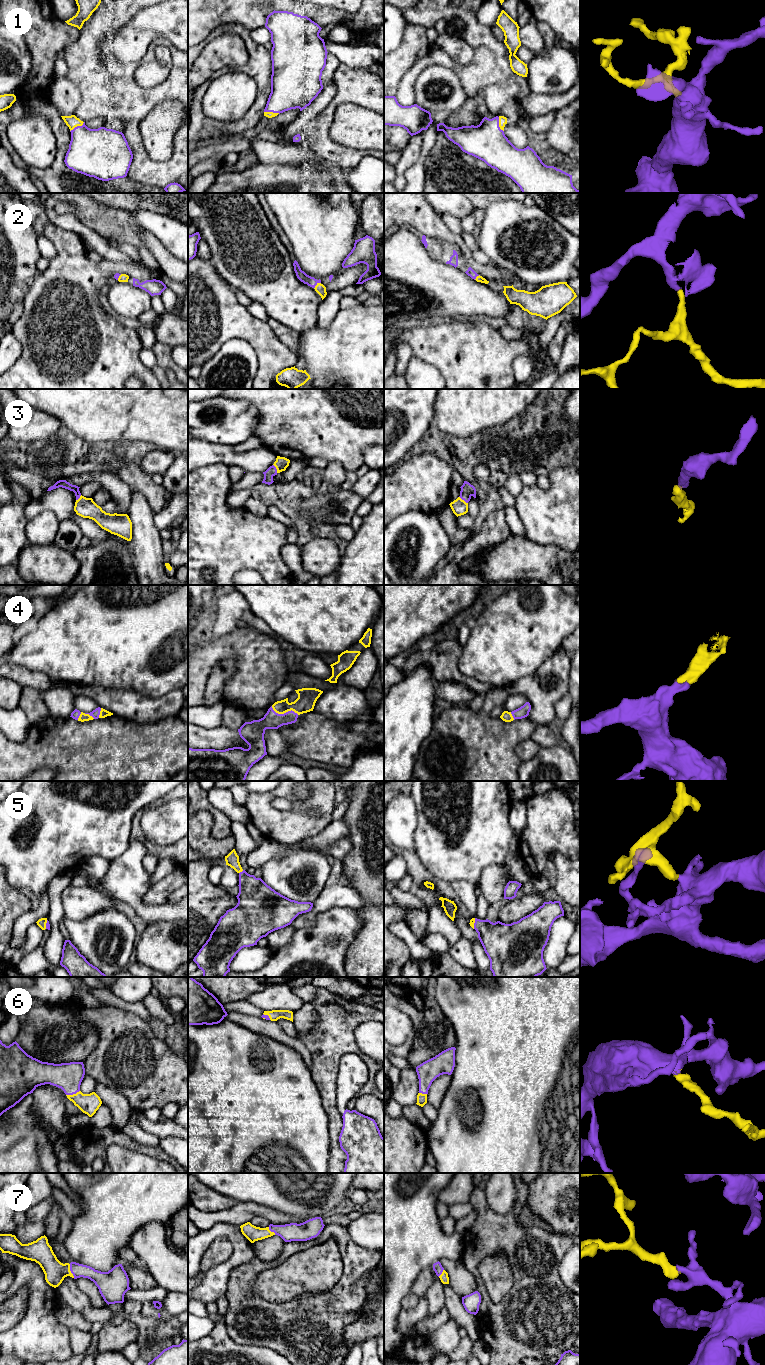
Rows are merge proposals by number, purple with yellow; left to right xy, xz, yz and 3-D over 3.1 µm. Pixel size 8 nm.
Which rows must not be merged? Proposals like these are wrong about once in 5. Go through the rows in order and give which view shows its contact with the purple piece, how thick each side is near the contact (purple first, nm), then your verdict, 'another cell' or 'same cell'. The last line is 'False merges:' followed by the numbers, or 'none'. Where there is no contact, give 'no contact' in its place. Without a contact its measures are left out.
1: meets purple in xy; 380 nm thick on the purple side, 100 nm on the other; same cell
2: meets purple in xz; 80 nm thick on the purple side, 80 nm on the other; same cell
3: meets purple in yz; 110 nm thick on the purple side, 130 nm on the other; same cell
4: meets purple in xz; 140 nm thick on the purple side, 160 nm on the other; same cell
5: meets purple in xz; 280 nm thick on the purple side, 110 nm on the other; same cell
6: meets purple in xy; 220 nm thick on the purple side, 160 nm on the other; same cell
7: meets purple in xy; 110 nm thick on the purple side, 170 nm on the other; same cell
False merges: none

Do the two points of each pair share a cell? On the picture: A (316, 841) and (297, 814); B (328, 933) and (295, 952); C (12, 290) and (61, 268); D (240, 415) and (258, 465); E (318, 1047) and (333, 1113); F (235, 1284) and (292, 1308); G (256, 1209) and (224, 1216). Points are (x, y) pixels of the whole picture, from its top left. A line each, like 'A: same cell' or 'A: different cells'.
A: different cells
B: same cell
C: different cells
D: different cells
E: same cell
F: same cell
G: same cell

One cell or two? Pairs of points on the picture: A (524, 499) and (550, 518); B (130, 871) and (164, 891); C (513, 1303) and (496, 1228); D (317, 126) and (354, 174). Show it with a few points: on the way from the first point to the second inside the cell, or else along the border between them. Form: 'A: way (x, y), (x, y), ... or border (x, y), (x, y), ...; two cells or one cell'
A: way (530, 503), (544, 513); one cell
B: border (142, 898), (148, 904), (163, 904), (166, 902); two cells
C: way (521, 1284), (521, 1253), (515, 1247); one cell
D: border (365, 155), (355, 165), (348, 168); two cells

